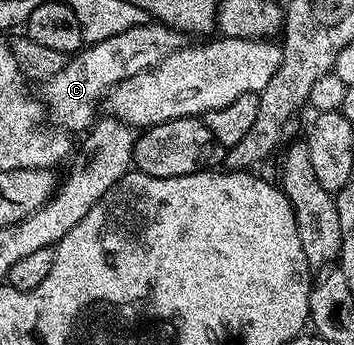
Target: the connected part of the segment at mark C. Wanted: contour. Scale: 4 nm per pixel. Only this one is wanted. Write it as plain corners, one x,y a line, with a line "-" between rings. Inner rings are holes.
160,22
135,26
131,30
123,30
123,34
103,38
103,42
85,44
80,52
66,59
63,70
59,70
55,78
44,81
43,103
48,119
70,134
84,133
92,128
98,119
97,107
102,107
112,88
119,86
119,82
127,82
127,78
135,78
135,74
143,70
153,68
163,62
163,58
186,47
186,44
186,33
178,32
176,28
168,28

